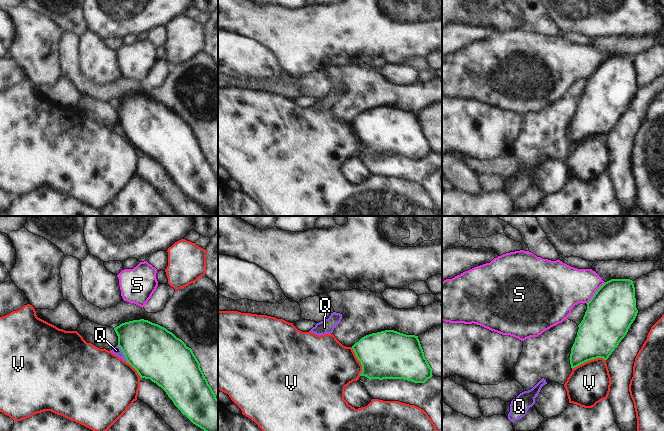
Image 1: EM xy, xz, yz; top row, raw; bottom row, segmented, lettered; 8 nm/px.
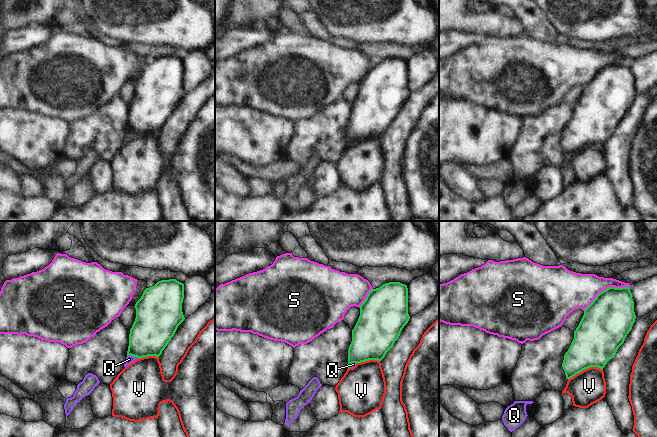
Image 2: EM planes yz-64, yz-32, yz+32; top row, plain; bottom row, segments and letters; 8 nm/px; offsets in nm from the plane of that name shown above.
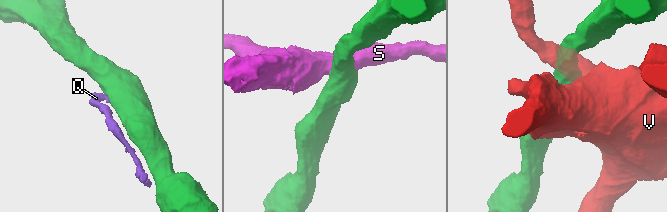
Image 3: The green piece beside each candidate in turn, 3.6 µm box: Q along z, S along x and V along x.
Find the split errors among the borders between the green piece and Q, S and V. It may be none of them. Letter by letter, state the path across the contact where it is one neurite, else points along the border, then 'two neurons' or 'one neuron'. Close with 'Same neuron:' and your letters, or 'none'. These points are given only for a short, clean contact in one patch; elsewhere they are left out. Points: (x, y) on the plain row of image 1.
Q: border xy (117, 121), (127, 137); two neurons
S: two neurons
V: two neurons
Same neuron: none

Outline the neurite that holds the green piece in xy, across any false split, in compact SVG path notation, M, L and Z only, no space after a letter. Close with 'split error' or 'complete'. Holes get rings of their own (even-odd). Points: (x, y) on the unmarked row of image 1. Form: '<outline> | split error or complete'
M144 95L122 99L114 106L127 139L139 152L161 163L183 191L218 216L218 175L192 125L166 104Z | complete

